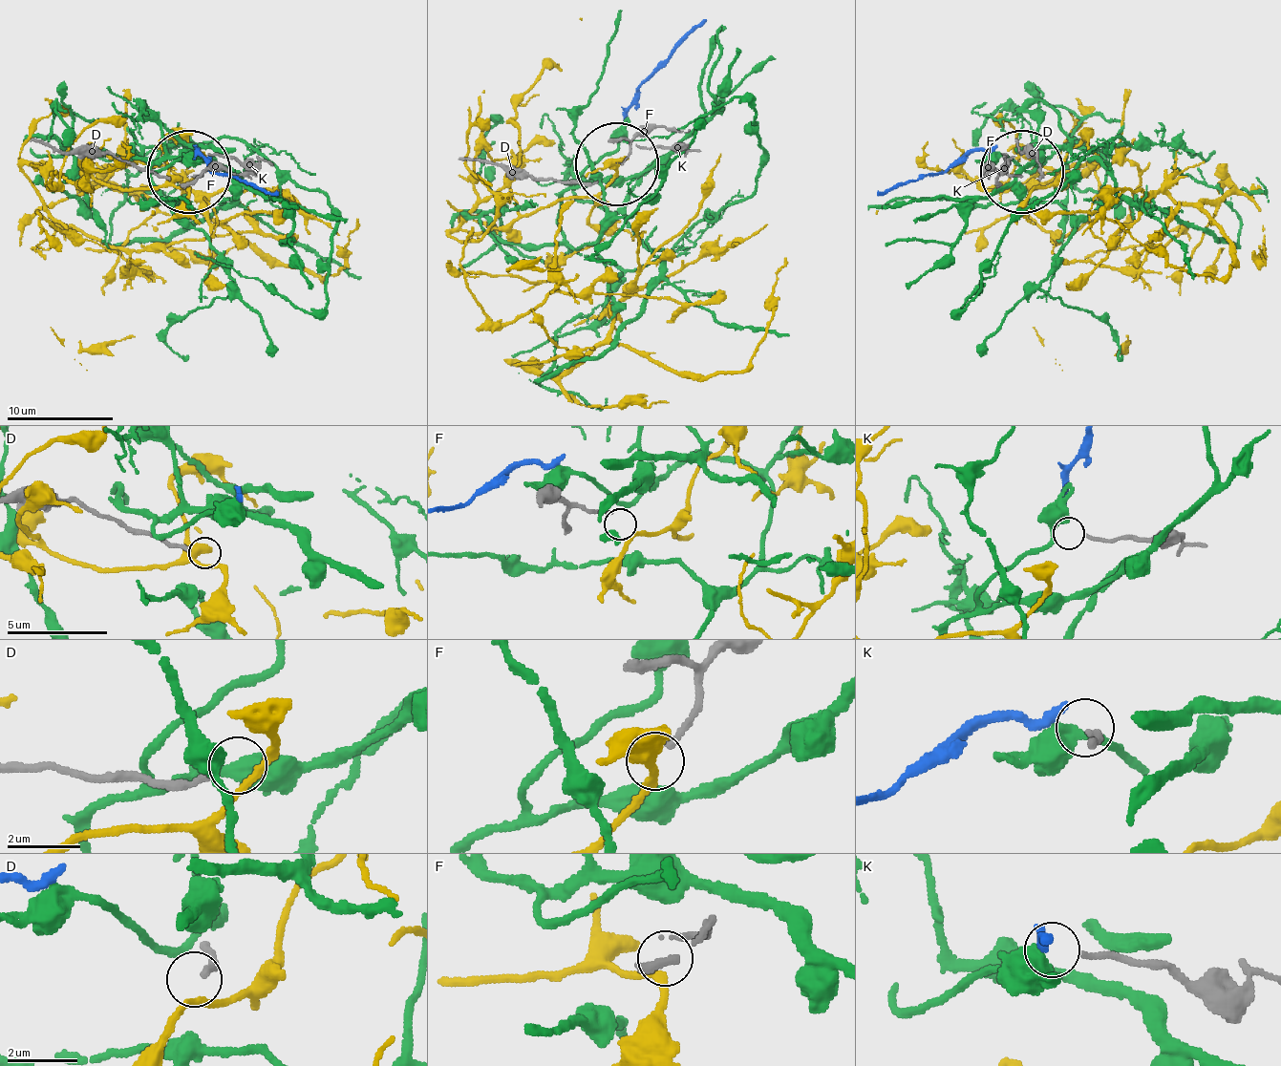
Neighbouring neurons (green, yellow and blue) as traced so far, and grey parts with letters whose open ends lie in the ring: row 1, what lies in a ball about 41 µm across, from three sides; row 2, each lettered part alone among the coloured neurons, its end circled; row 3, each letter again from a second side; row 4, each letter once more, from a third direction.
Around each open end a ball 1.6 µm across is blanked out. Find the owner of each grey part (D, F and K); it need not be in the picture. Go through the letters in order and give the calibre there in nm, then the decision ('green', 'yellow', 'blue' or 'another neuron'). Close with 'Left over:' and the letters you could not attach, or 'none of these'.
D: calibre 180 nm; another neuron
F: calibre 140 nm; yellow
K: calibre 150 nm; green
Left over: D

